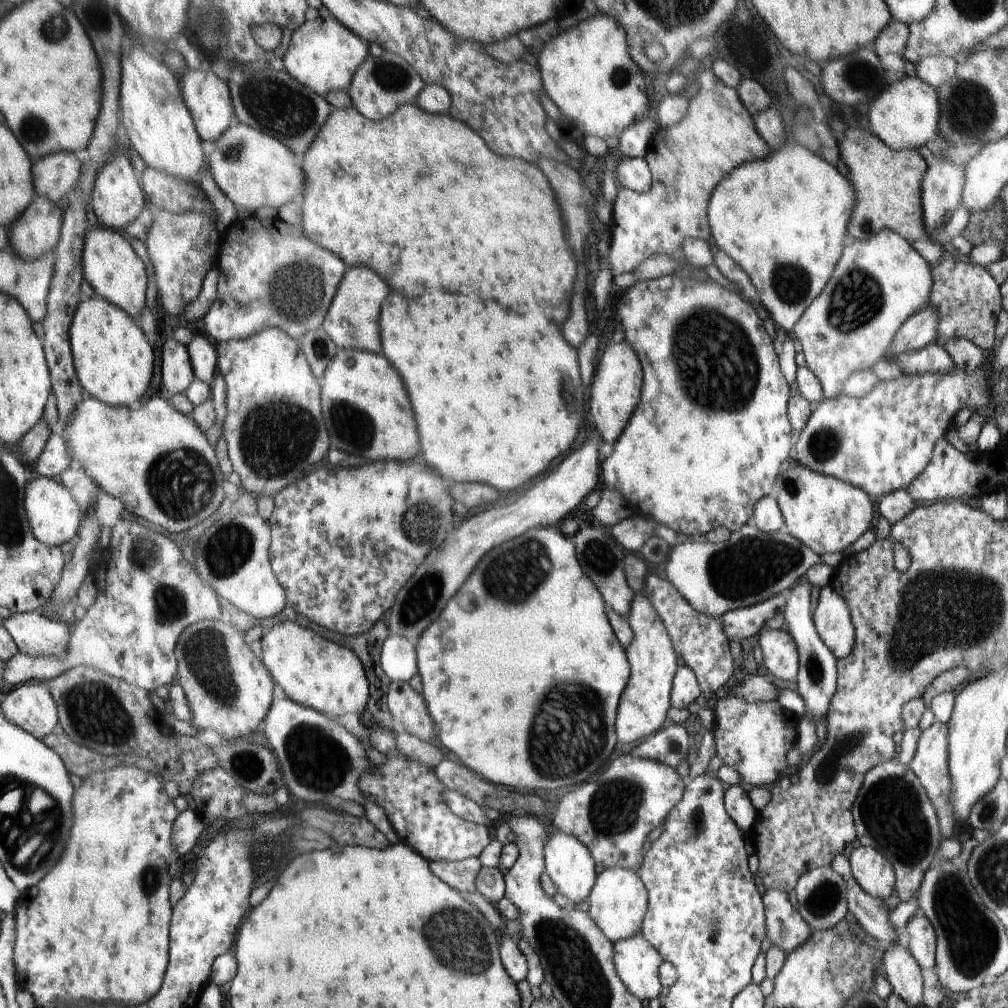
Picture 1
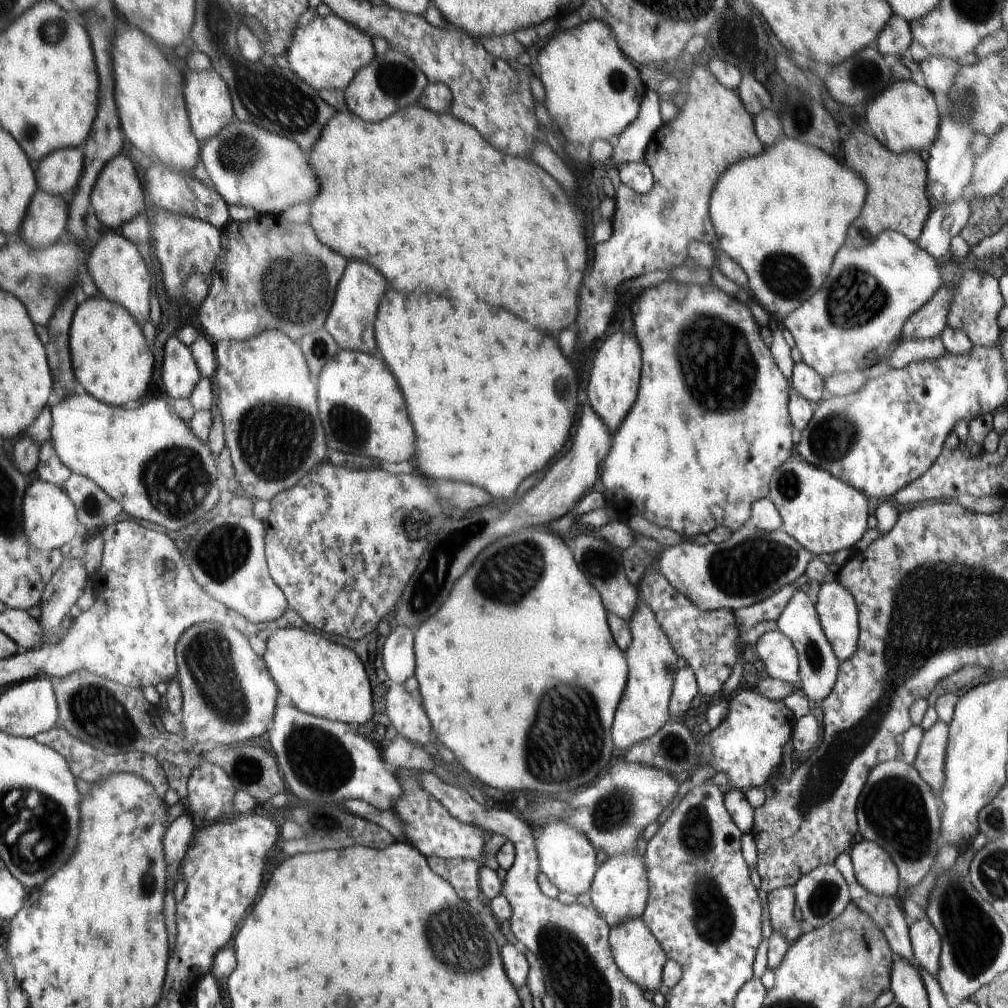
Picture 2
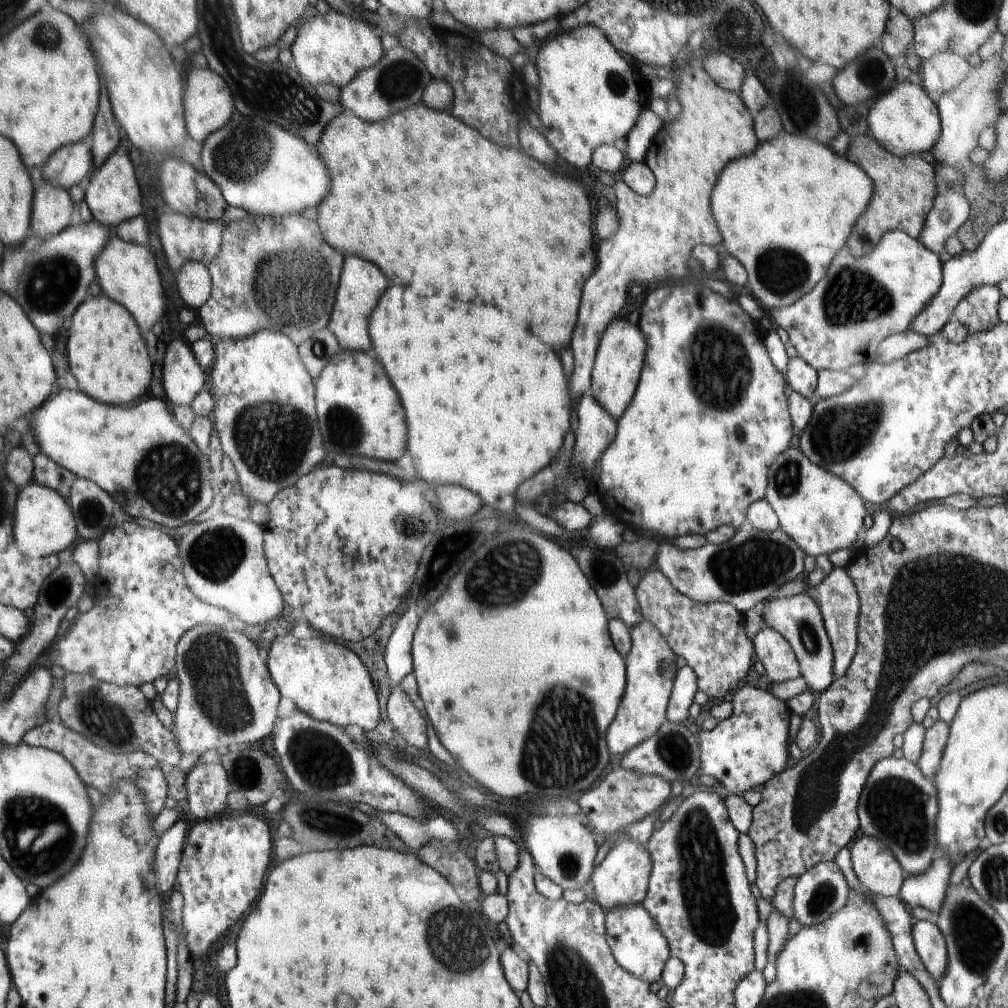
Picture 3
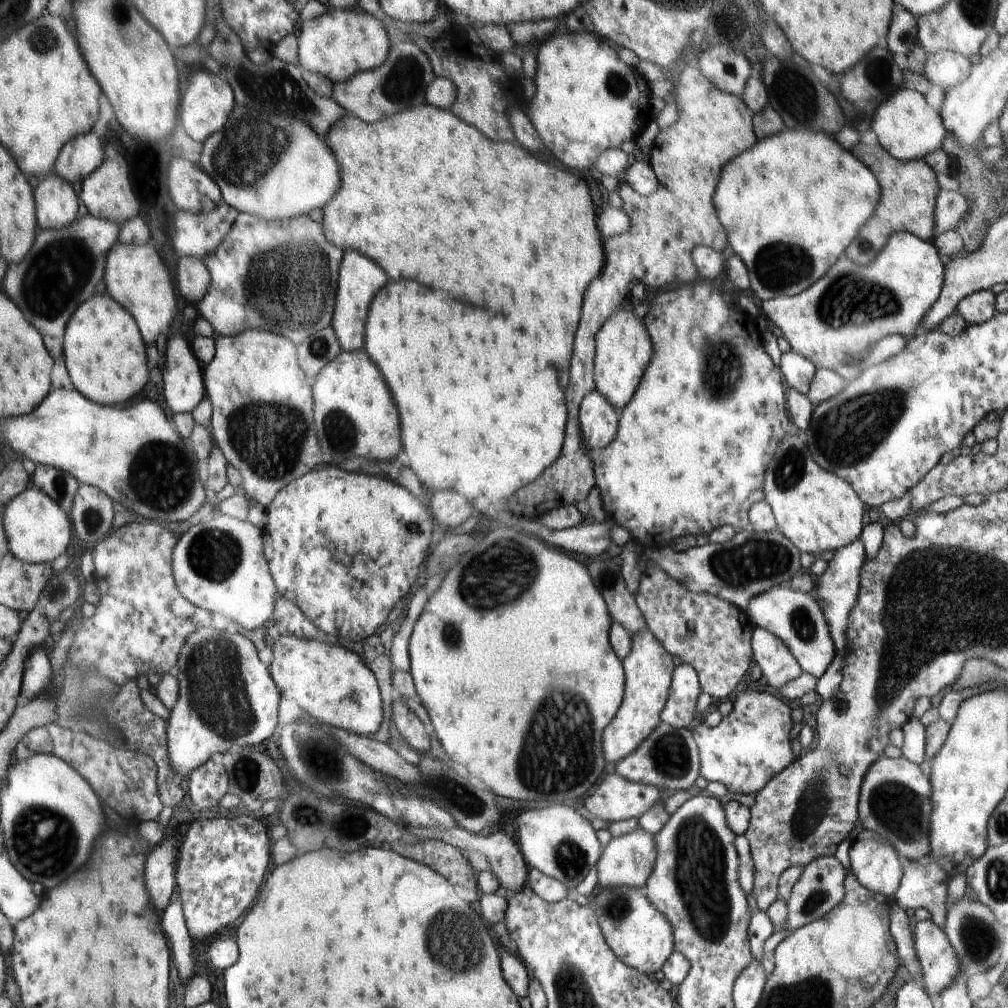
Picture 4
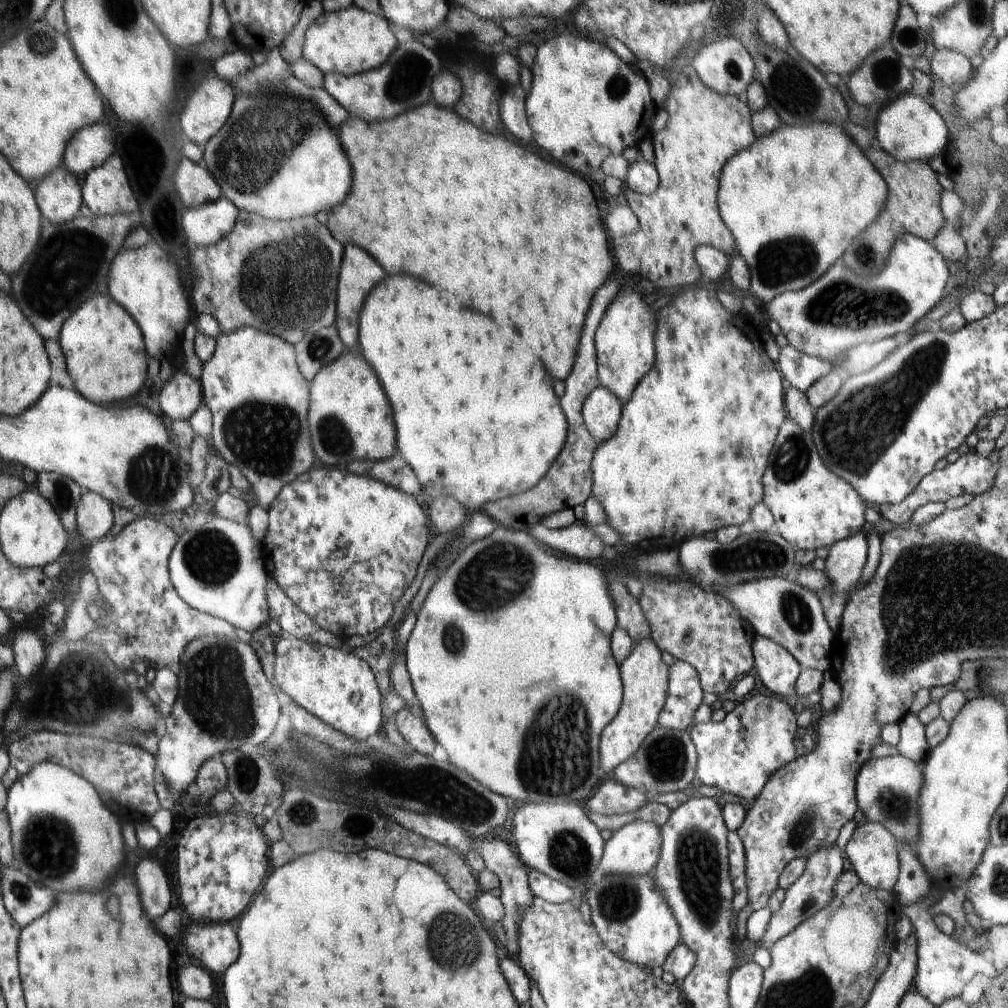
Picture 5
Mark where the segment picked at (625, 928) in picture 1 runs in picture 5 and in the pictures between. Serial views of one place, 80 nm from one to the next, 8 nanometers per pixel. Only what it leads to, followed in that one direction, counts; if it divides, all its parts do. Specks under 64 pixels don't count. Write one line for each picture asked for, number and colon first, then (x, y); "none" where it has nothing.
2: (619, 892)
3: (622, 877)
4: (627, 861)
5: (633, 850)

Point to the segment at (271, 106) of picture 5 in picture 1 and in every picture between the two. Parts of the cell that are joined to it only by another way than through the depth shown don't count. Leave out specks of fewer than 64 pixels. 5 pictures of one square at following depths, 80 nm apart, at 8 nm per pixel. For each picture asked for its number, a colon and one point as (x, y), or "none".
1: (258, 172)
2: (248, 166)
3: (267, 173)
4: (260, 171)

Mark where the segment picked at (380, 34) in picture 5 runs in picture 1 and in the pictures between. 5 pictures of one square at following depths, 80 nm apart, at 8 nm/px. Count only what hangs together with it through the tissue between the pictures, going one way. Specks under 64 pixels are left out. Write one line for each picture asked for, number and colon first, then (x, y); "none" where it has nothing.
1: (324, 55)
2: (326, 53)
3: (333, 48)
4: (339, 43)

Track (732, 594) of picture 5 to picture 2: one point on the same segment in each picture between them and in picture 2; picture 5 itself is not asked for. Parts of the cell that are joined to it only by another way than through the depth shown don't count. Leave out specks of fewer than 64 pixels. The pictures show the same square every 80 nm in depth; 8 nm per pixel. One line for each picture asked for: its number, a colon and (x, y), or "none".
2: (799, 621)
3: (798, 619)
4: (793, 616)

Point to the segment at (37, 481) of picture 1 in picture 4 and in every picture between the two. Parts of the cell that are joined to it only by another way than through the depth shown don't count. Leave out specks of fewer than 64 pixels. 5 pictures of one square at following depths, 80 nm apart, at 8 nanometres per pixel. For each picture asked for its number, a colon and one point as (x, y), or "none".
2: (50, 515)
3: (44, 525)
4: (38, 529)

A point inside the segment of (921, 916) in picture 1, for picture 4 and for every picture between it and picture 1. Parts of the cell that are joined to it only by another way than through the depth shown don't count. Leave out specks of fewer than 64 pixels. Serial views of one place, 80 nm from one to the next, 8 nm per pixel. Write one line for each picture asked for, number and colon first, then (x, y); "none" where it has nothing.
2: (926, 943)
3: (930, 945)
4: (939, 963)

